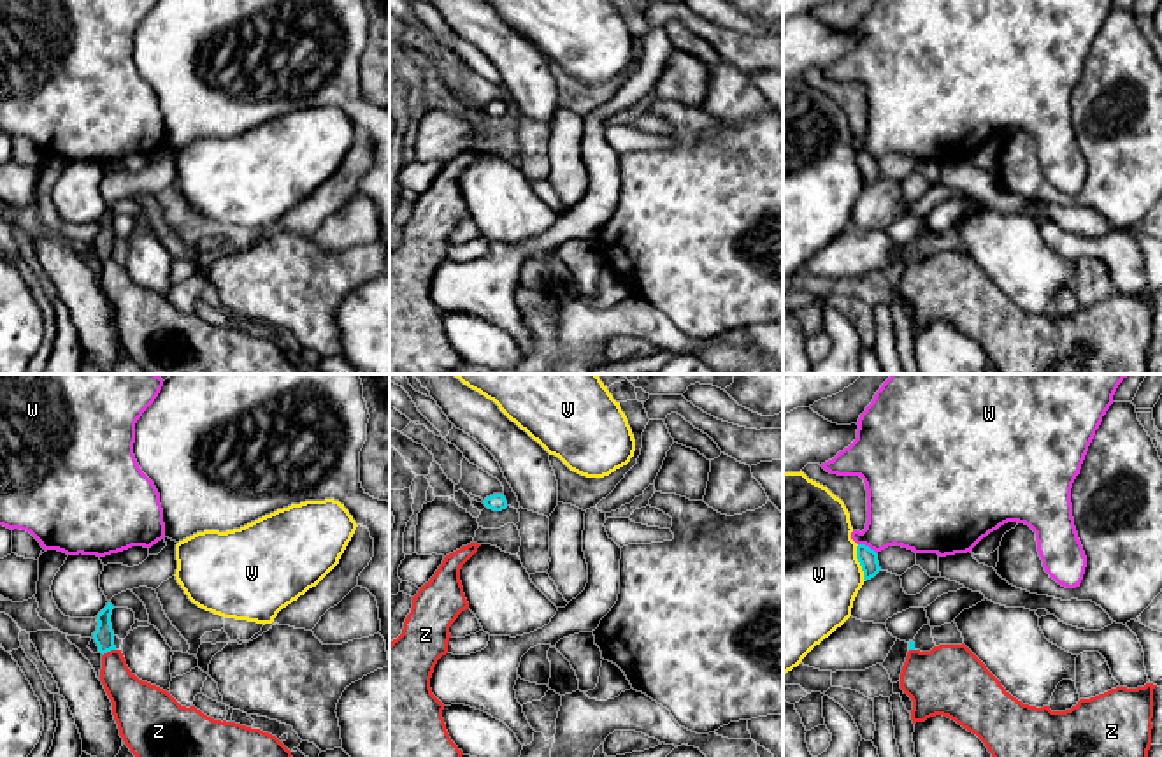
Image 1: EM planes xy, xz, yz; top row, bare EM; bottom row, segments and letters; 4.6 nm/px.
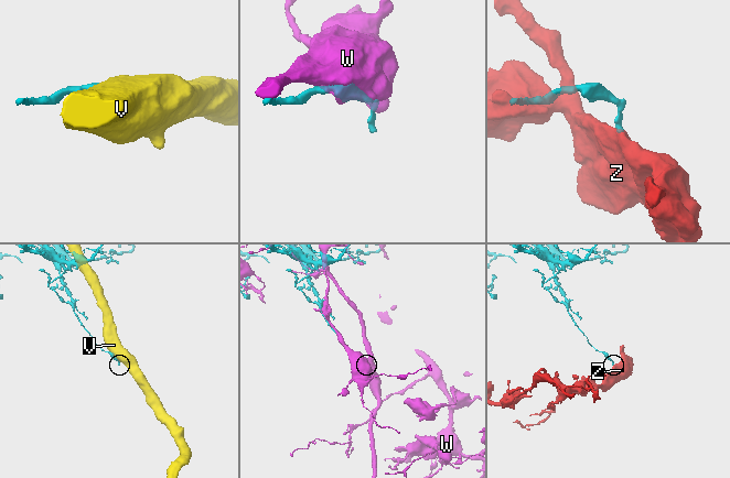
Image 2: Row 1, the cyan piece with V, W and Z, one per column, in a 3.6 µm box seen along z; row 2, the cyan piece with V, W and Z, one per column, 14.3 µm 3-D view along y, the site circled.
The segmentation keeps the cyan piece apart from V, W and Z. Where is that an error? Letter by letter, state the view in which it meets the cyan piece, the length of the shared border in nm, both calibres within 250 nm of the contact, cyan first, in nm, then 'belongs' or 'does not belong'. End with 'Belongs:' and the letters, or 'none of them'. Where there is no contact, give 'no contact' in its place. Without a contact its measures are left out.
V: contact in yz; length 170 nm; calibres 90 and 500 nm; does not belong
W: contact in yz; length 100 nm; calibres 90 and 360 nm; does not belong
Z: contact in xy; length 70 nm; calibres 100 and 190 nm; does not belong
Belongs: none of them

